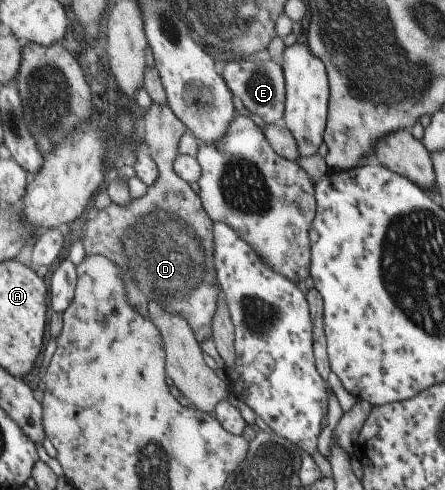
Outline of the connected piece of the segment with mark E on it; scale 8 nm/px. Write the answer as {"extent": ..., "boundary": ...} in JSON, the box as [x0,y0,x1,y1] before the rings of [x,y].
{"extent":[221,56,284,125],"boundary":[[[259,56],[229,61],[224,63],[221,76],[230,93],[239,98],[251,115],[257,115],[265,124],[284,125],[284,77],[280,64],[271,61],[271,58],[261,59]]]}

